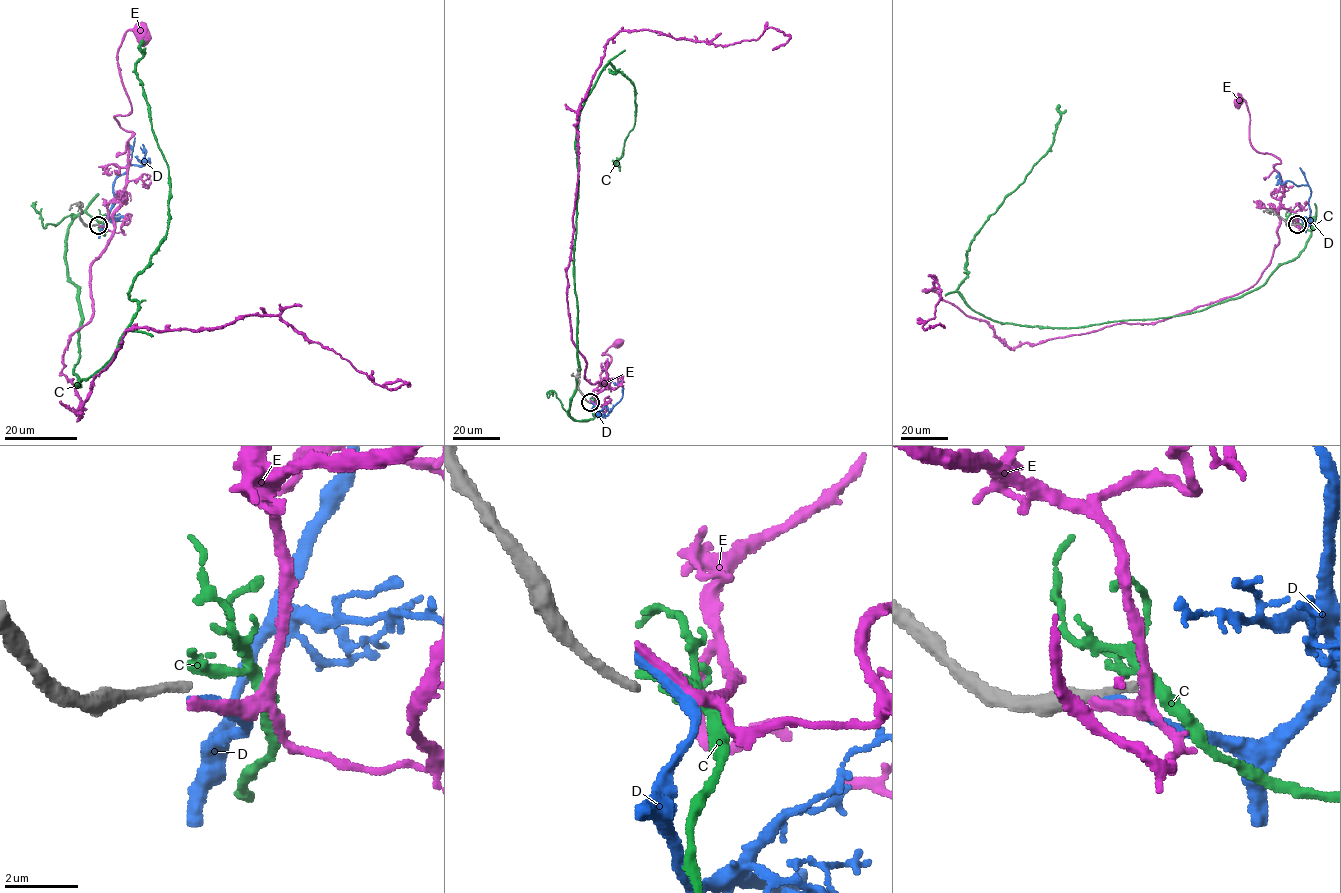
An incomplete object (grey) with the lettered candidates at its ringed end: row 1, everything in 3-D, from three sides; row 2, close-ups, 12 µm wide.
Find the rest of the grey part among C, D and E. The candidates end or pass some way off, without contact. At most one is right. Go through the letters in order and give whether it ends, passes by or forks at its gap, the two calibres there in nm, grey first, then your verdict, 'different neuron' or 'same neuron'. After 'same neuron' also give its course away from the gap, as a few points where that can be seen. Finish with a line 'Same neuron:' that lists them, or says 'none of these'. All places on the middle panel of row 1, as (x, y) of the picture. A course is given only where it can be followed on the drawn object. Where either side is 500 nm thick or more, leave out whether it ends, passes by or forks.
C: it ends; calibres 280 and 360 nm; different neuron
D: it ends; calibres 280 and 360 nm; different neuron
E: it ends; calibres 280 and 320 nm; different neuron
Same neuron: none of these

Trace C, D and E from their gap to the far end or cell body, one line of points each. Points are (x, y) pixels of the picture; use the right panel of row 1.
C: (1297, 223), (1315, 216), (1298, 255), (1199, 311), (994, 321), (957, 290), (967, 251), (1059, 104)
D: (1296, 224), (1306, 227), (1310, 222), (1311, 190), (1307, 185), (1297, 185), (1286, 181), (1281, 184), (1277, 171)
E: (1296, 224), (1281, 203), (1280, 160), (1253, 147), (1249, 111), (1237, 101)

